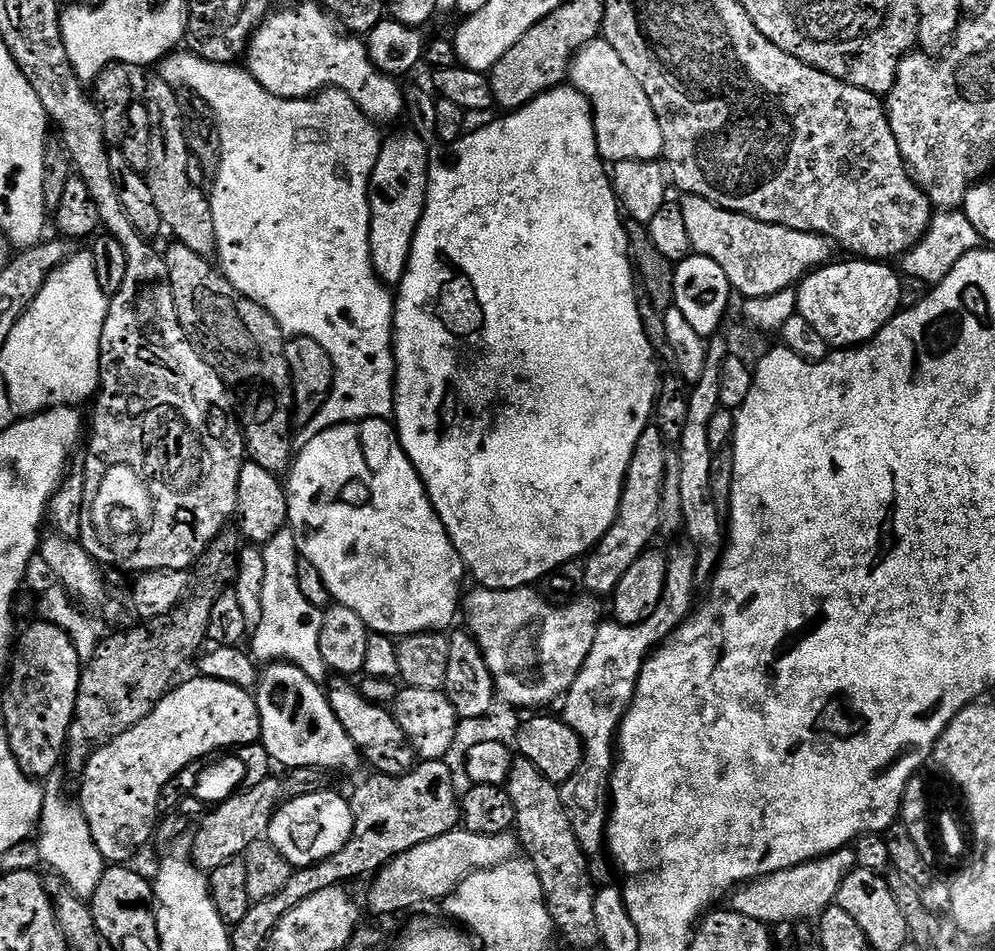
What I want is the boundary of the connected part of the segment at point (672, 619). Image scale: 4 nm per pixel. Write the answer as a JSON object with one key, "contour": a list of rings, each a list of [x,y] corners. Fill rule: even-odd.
{"contour":[[[680,543],[675,545],[677,548],[673,552],[667,553],[666,586],[654,614],[637,624],[601,623],[598,634],[594,634],[594,646],[590,646],[590,654],[586,654],[582,670],[562,700],[562,718],[570,730],[578,734],[580,745],[584,747],[584,757],[580,759],[578,771],[567,782],[559,785],[560,797],[570,824],[580,840],[580,847],[590,858],[602,852],[606,844],[612,770],[618,756],[618,733],[624,715],[632,704],[632,695],[636,693],[642,666],[658,645],[667,640],[694,611],[692,599],[696,596],[698,585],[696,551],[691,544]]]}

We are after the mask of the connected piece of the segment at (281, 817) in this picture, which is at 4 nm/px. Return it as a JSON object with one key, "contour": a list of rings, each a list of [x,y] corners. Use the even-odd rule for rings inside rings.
{"contour":[[[332,791],[293,796],[276,809],[266,836],[292,863],[293,869],[311,868],[314,864],[322,863],[326,858],[338,854],[338,850],[342,850],[342,846],[352,839],[351,803]]]}

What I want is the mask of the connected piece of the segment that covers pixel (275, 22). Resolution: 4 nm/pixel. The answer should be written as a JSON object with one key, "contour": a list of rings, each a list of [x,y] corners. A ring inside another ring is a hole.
{"contour":[[[319,3],[300,4],[297,8],[284,8],[281,12],[276,10],[265,15],[264,21],[248,41],[247,60],[246,70],[264,89],[275,96],[287,100],[307,100],[326,88],[334,87],[350,94],[350,98],[354,98],[357,106],[373,122],[401,119],[405,115],[405,89],[396,85],[399,83],[393,77],[377,72],[372,65],[367,43],[359,35],[345,31],[340,21],[331,12],[321,8]]]}

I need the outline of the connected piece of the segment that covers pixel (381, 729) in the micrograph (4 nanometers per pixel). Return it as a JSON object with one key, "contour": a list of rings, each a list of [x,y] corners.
{"contour":[[[332,678],[327,681],[326,695],[334,718],[342,722],[342,730],[354,742],[361,761],[372,767],[373,773],[381,776],[401,776],[416,767],[418,757],[406,734],[395,720],[393,713],[385,705],[366,700],[359,687],[348,678]]]}

